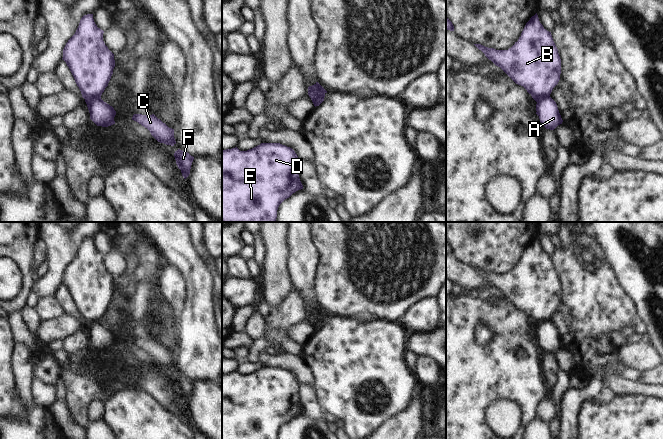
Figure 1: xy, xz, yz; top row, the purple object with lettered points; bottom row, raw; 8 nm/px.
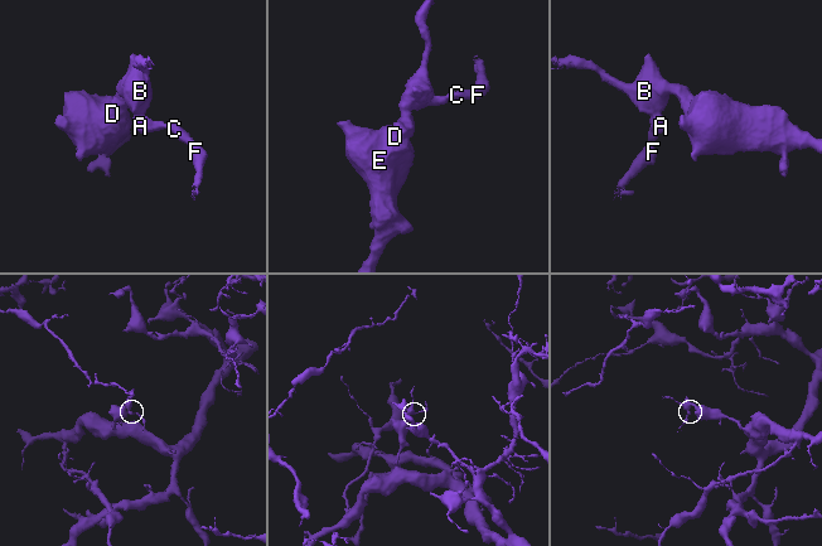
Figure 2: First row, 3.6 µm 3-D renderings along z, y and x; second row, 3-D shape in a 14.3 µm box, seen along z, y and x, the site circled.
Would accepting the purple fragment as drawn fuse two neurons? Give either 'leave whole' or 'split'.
split

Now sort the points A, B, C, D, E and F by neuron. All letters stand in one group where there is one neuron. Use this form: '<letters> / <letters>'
A C F / B D E

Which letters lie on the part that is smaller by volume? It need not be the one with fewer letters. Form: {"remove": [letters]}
{"remove": ["A", "C", "F"]}

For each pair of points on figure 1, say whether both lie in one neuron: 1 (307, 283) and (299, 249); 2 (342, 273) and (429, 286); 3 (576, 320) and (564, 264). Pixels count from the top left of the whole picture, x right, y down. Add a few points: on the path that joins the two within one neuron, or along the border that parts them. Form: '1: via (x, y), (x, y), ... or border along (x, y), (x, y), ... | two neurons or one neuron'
1: via (302, 275), (302, 257) | one neuron
2: via (364, 280), (374, 285), (407, 288) | one neuron
3: via (576, 306), (576, 278) | one neuron

